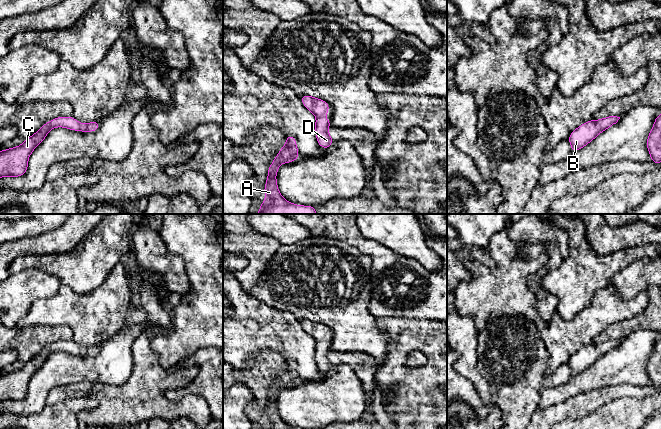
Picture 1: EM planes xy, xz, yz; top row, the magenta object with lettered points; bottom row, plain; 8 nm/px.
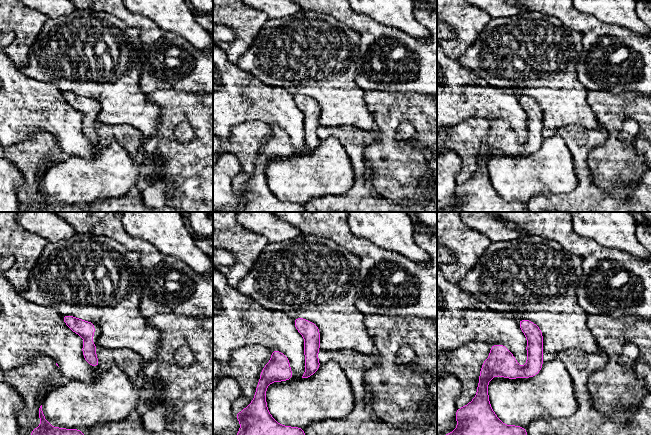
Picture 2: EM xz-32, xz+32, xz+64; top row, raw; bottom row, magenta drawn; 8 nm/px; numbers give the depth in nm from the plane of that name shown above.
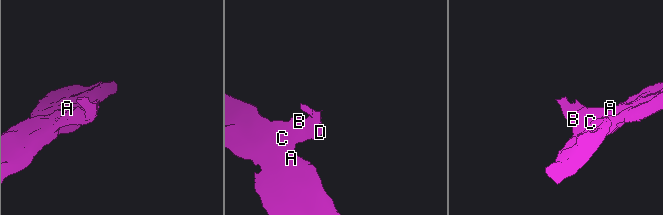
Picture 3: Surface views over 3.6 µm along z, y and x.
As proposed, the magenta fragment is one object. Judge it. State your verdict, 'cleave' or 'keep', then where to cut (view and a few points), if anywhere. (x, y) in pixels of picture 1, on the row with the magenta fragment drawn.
keep | no cut

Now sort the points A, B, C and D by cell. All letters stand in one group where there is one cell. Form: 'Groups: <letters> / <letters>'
Groups: A B C D

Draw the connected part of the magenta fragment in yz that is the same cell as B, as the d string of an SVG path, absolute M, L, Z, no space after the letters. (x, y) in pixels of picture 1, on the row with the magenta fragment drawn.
M609 116L598 120L589 120L577 127L569 136L571 152L576 152L594 140L600 133L616 124L620 117Z

